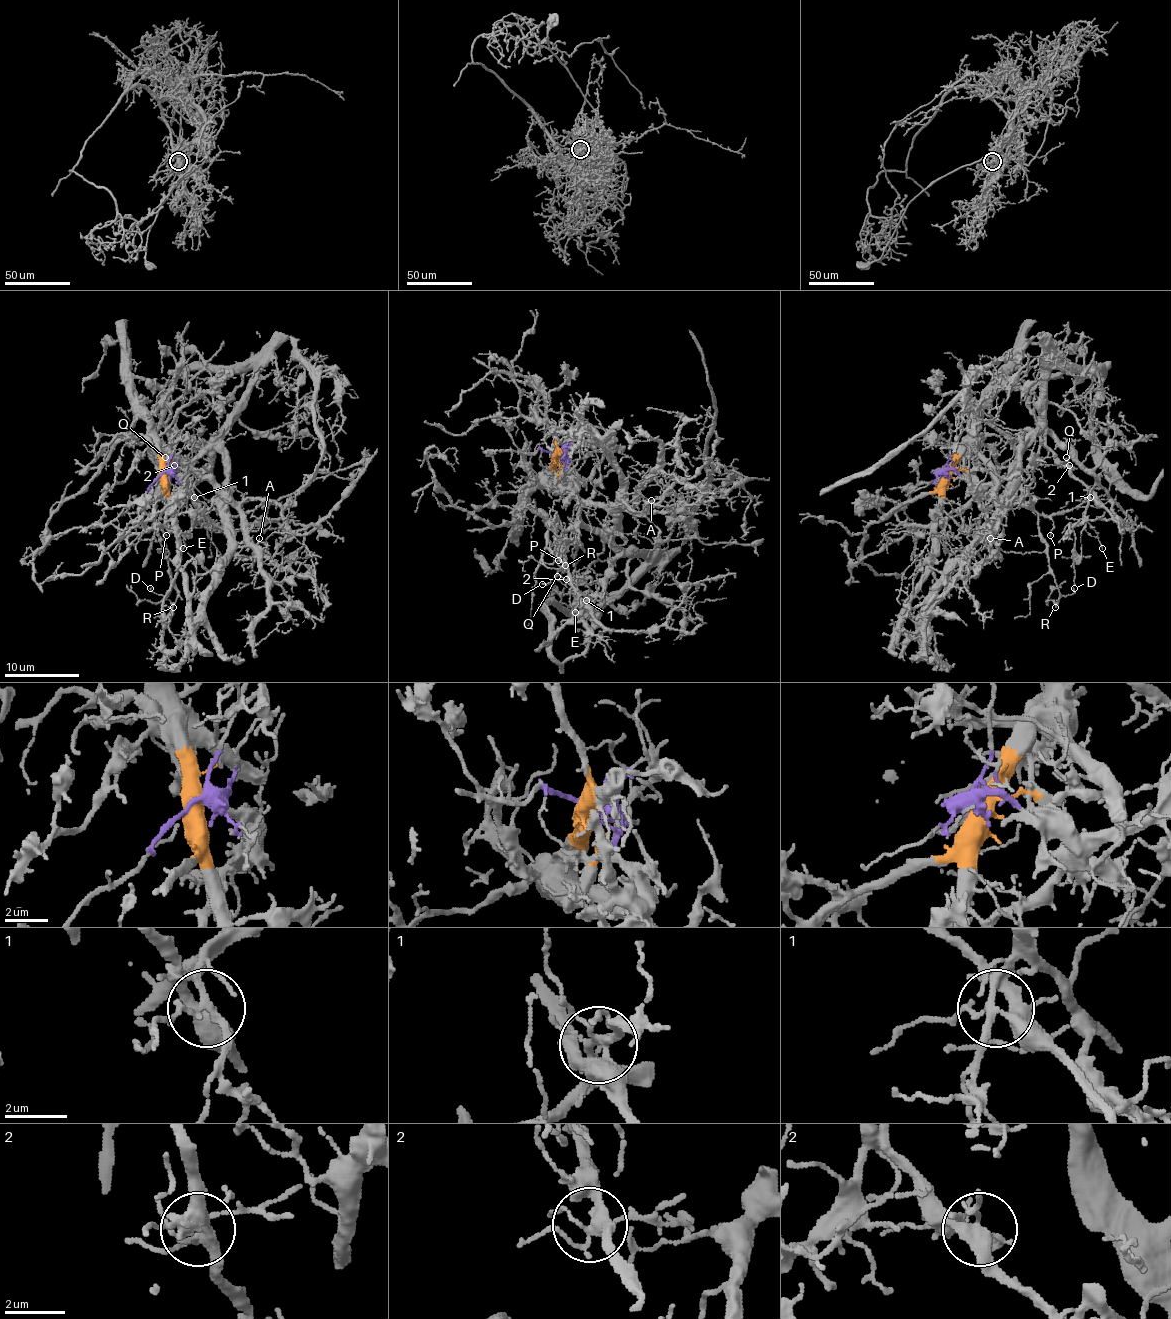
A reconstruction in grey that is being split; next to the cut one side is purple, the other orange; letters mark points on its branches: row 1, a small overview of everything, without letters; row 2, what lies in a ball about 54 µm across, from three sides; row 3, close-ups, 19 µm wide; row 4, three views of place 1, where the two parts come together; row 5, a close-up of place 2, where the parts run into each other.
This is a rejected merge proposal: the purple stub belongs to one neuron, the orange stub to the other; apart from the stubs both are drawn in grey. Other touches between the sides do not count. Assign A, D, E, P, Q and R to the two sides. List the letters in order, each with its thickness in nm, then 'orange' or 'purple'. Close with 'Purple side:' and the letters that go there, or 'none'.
A: 60 nm thick; purple
D: 110 nm thick; purple
E: 130 nm thick; purple
P: 120 nm thick; purple
Q: 90 nm thick; purple
R: 170 nm thick; purple
Purple side: A, D, E, P, Q, R

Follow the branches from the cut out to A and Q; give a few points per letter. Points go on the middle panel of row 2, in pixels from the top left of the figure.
A: (554, 454), (564, 464), (584, 524), (601, 531), (614, 529), (624, 501), (642, 512), (652, 499)
Q: (554, 454), (564, 464), (575, 490), (579, 518), (616, 553), (612, 568), (599, 580), (556, 576)

